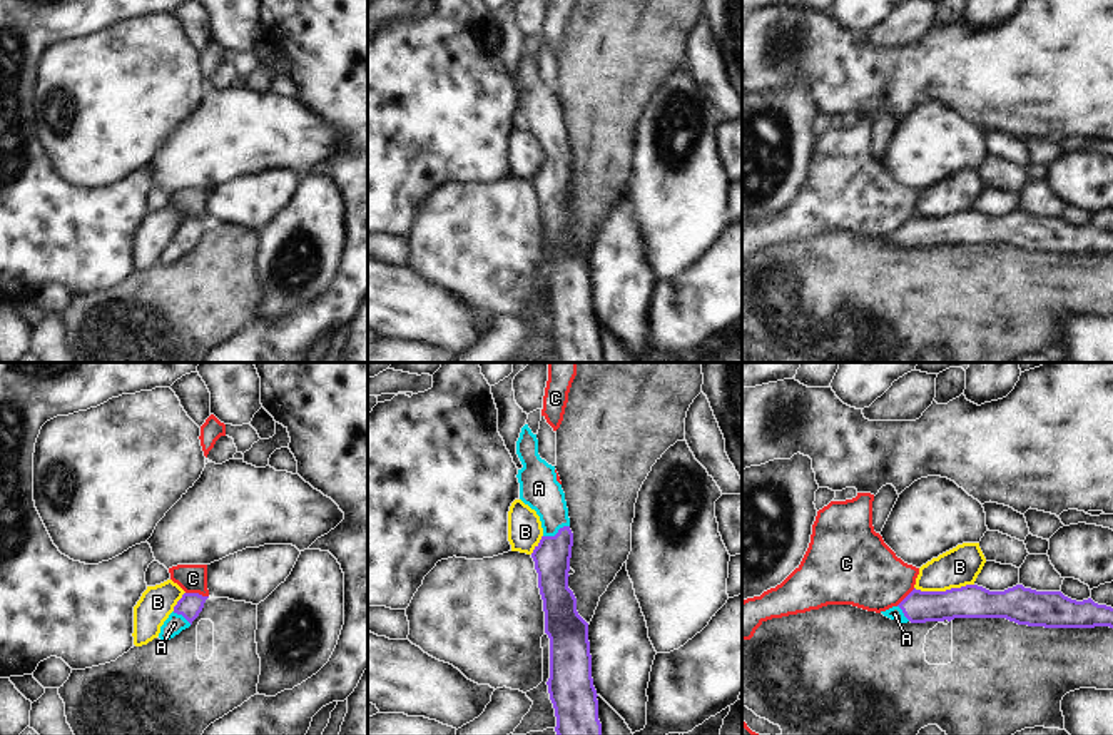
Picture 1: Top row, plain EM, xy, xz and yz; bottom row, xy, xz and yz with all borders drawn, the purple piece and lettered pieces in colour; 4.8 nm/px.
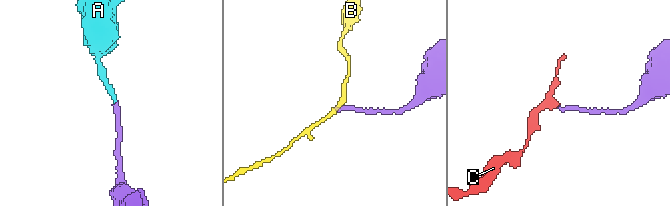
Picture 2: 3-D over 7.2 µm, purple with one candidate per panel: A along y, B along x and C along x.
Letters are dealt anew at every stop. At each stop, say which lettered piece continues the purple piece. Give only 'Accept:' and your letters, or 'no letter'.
Accept: A

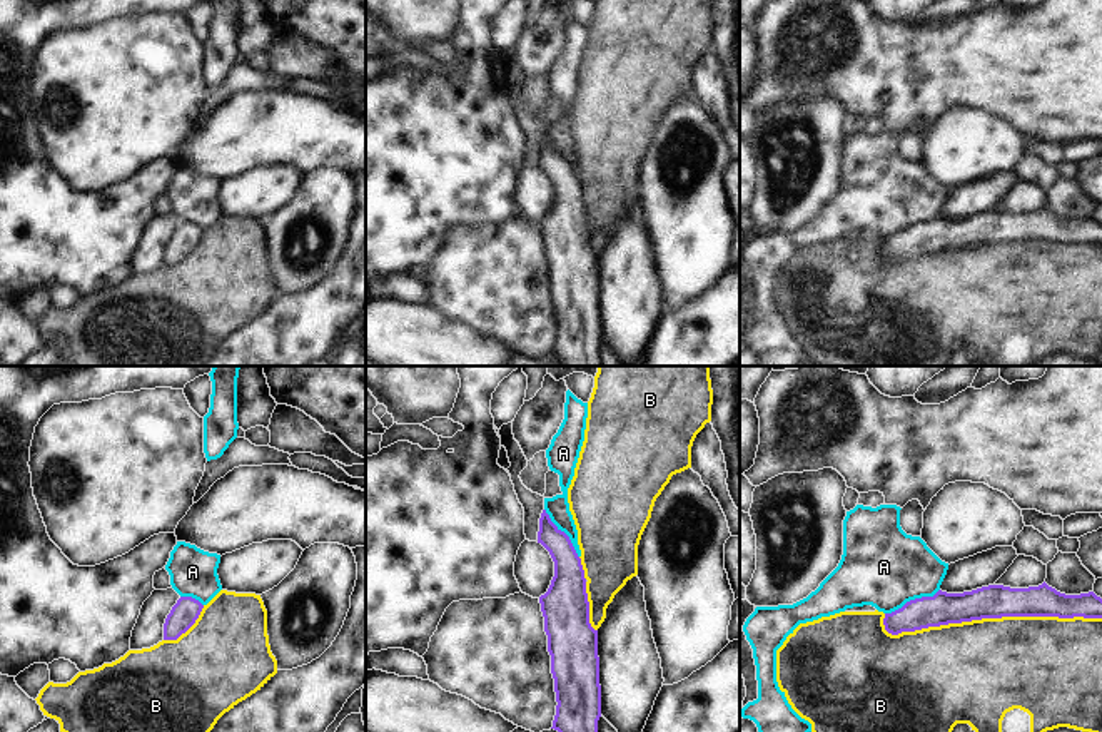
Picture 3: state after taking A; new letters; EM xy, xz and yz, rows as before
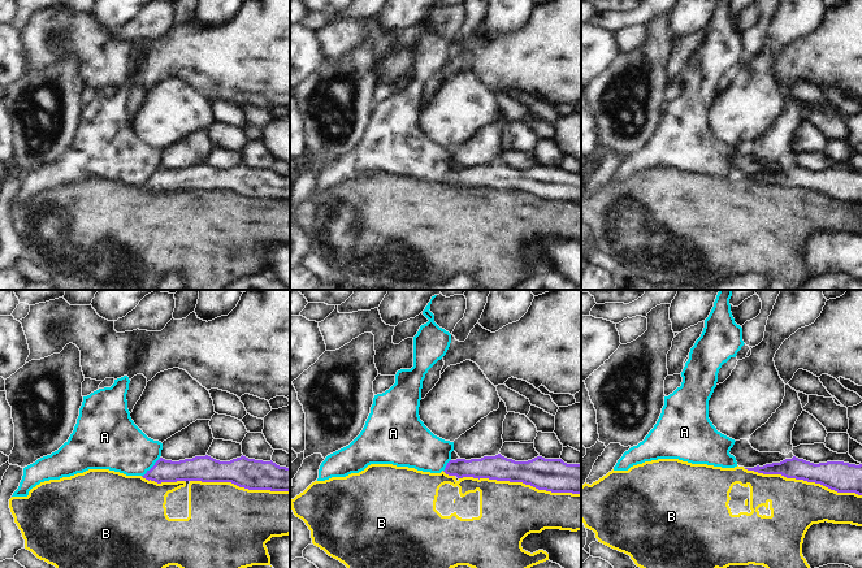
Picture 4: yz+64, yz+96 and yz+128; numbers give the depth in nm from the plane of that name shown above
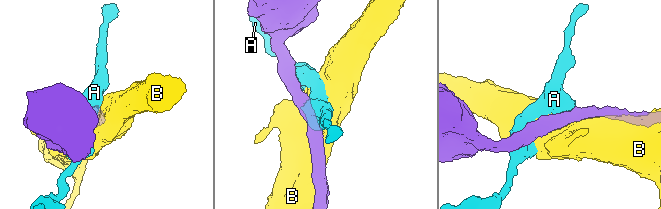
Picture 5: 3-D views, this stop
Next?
Accept: no letter

